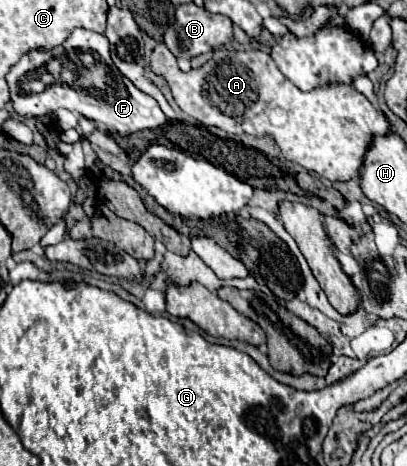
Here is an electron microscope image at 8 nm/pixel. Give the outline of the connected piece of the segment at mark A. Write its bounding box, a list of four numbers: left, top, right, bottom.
[150,43,390,181]

